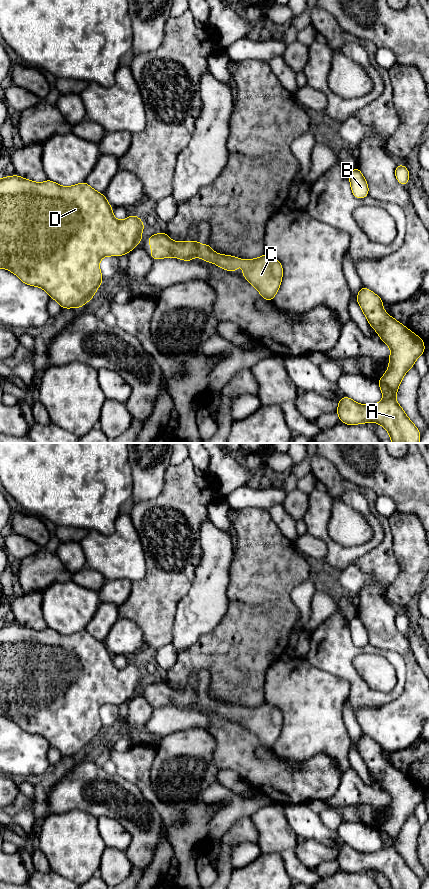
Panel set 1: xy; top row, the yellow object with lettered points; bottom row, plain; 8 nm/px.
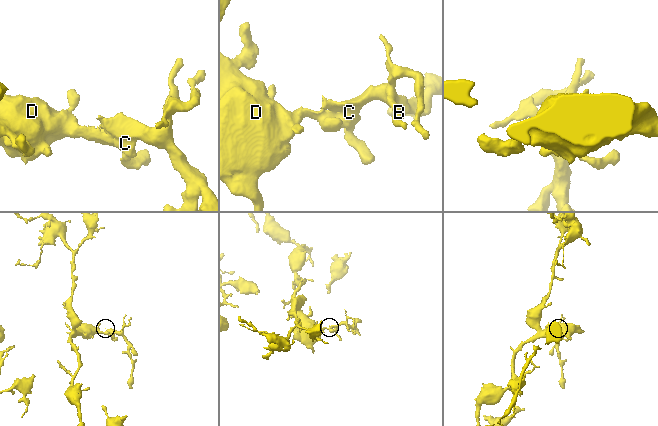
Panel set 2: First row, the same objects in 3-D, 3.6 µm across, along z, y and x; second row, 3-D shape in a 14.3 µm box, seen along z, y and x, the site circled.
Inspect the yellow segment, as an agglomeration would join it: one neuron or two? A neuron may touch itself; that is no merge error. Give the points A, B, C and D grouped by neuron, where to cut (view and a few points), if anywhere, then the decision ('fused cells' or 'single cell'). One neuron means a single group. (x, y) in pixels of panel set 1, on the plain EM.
A B C D; no cut; single cell

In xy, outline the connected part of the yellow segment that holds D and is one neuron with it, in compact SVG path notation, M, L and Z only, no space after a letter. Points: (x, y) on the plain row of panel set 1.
M18 623L4 625L0 627L0 716L5 716L19 725L27 733L43 736L50 746L56 748L62 757L81 756L86 750L93 747L93 744L103 726L99 711L104 704L121 704L128 702L138 694L142 687L141 680L145 672L140 669L140 664L129 663L125 668L118 669L112 661L112 654L107 650L105 643L91 636L85 629L74 634L64 635L47 627L43 631L33 630Z

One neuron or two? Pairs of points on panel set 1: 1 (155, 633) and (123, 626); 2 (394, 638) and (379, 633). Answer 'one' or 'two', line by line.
1: two
2: one

